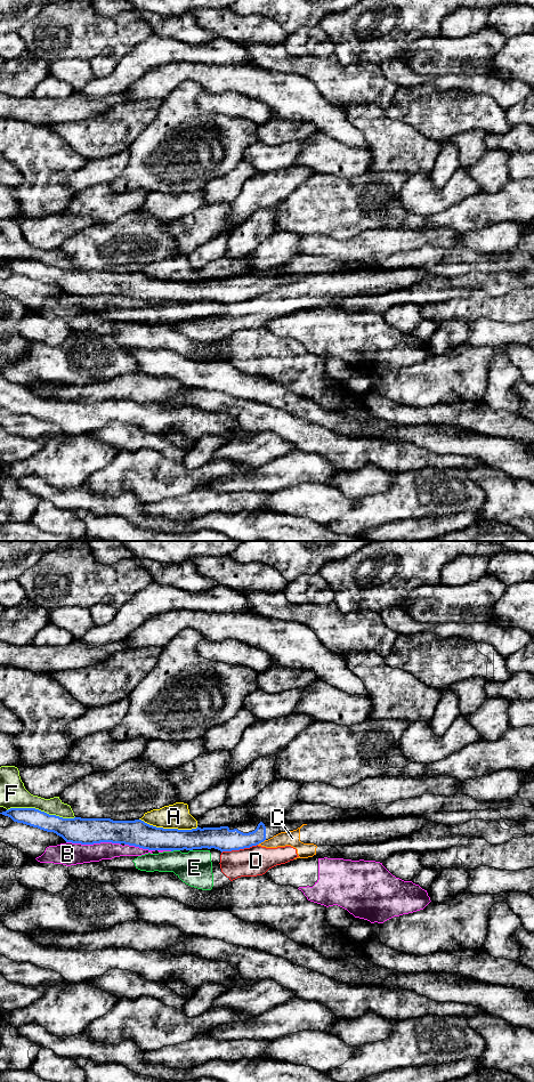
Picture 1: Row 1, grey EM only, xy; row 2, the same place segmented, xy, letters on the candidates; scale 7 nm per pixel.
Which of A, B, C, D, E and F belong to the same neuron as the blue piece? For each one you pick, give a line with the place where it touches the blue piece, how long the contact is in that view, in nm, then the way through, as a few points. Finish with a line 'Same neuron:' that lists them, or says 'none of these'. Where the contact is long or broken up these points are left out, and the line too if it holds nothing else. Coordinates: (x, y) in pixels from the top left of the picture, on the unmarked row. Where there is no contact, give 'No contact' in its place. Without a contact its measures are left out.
Same neuron: none of these

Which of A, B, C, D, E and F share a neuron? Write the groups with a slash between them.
A / B / C D E / F

